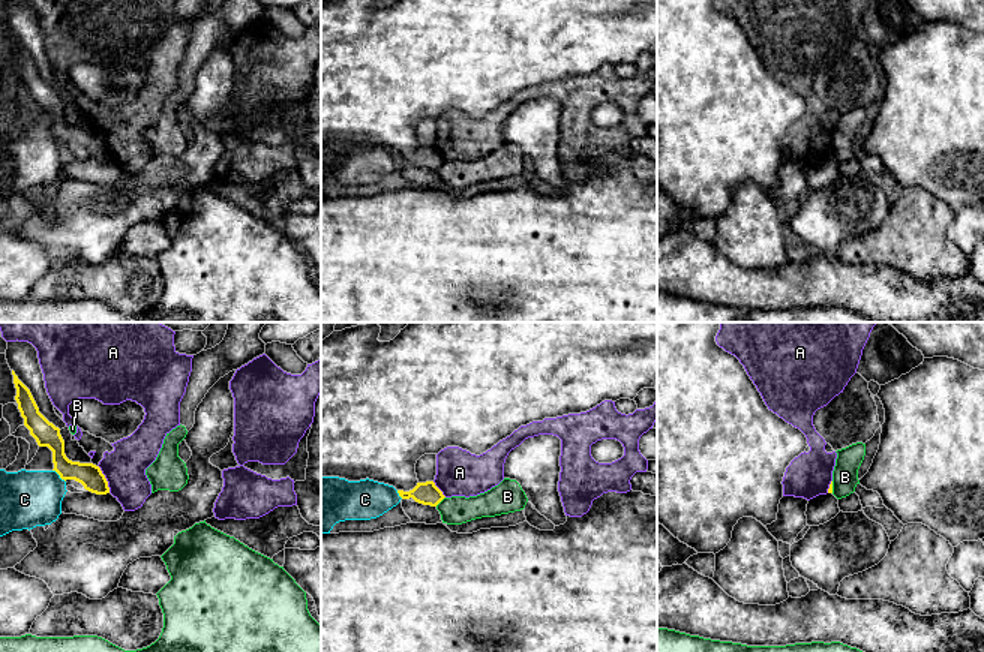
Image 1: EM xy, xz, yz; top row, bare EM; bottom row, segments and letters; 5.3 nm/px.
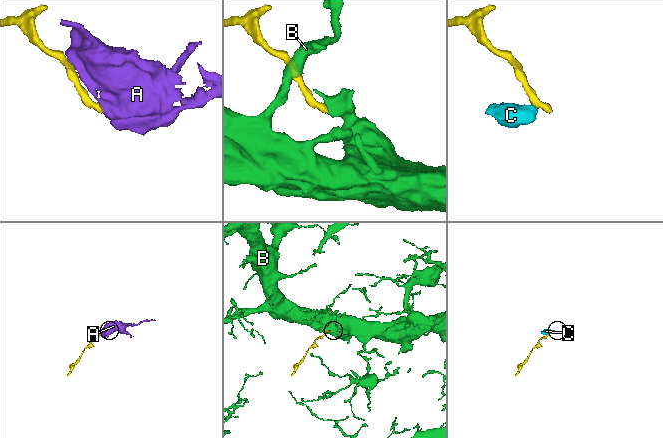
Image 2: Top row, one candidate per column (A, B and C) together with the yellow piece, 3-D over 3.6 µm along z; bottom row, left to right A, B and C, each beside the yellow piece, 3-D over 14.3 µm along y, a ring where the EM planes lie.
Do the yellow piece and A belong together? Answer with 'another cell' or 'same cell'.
another cell

